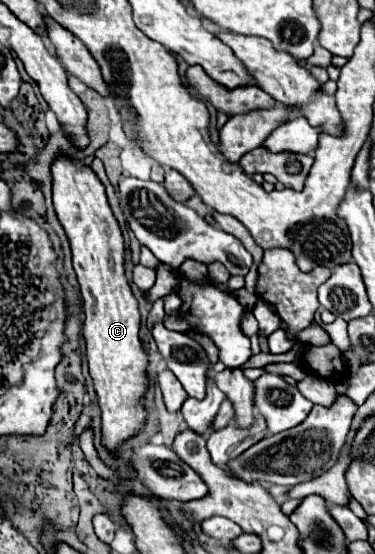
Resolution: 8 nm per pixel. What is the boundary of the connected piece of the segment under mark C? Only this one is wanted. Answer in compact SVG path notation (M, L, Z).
M61 155L51 167L53 205L69 237L73 267L85 301L83 337L87 343L87 365L101 409L101 445L115 457L127 439L133 439L147 421L145 393L149 389L149 355L143 349L139 329L141 315L137 299L125 277L125 243L117 219L105 197L105 187L91 167L73 163Z

